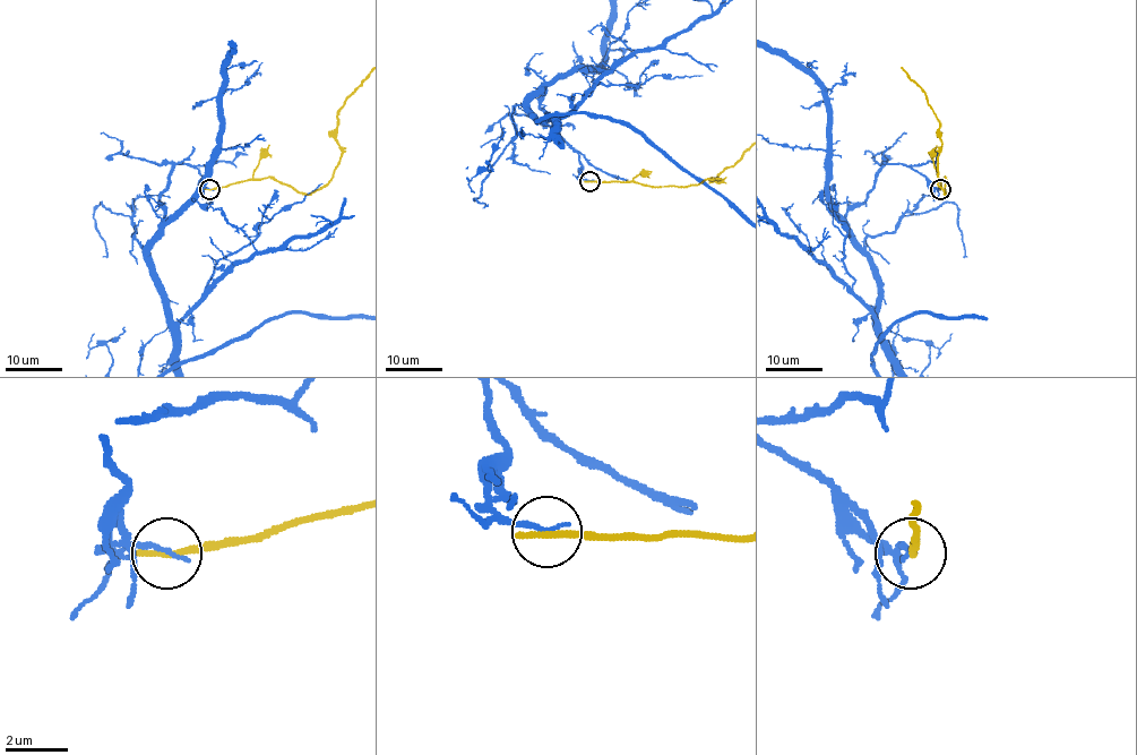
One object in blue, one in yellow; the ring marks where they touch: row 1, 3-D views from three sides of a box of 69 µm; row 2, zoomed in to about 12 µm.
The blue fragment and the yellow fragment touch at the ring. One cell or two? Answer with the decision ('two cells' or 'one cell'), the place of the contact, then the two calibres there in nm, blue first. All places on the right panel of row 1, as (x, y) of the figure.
two cells; at (940, 189); 170 nm thick on the blue side, 280 nm on the other

